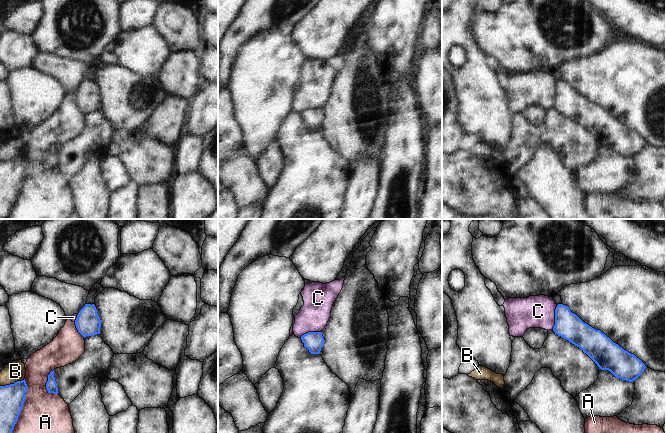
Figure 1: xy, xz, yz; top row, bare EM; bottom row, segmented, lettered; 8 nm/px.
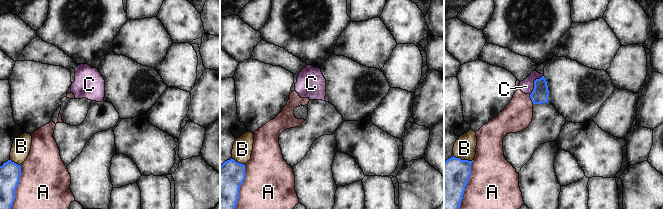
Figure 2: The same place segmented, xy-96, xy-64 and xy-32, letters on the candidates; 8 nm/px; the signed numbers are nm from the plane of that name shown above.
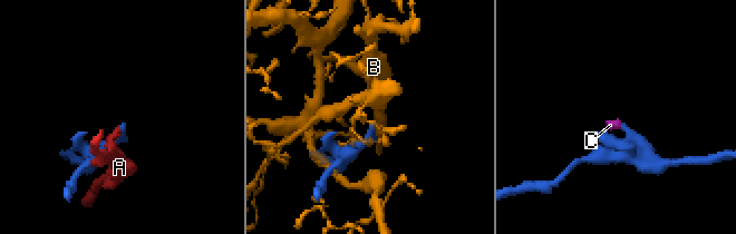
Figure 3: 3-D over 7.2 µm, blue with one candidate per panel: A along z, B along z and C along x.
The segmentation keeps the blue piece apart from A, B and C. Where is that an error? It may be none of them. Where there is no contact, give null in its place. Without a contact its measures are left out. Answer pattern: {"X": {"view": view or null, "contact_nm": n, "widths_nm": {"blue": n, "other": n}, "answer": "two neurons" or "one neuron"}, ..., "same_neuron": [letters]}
{"A": {"view": "xy", "contact_nm": 440, "widths_nm": {"blue": 200, "other": 340}, "answer": "two neurons"}, "B": {"view": "xy", "contact_nm": 220, "widths_nm": {"blue": 200, "other": 160}, "answer": "two neurons"}, "C": {"view": "yz", "contact_nm": 200, "widths_nm": {"blue": 220, "other": 260}, "answer": "two neurons"}, "same_neuron": []}

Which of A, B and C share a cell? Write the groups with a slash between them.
A C / B

